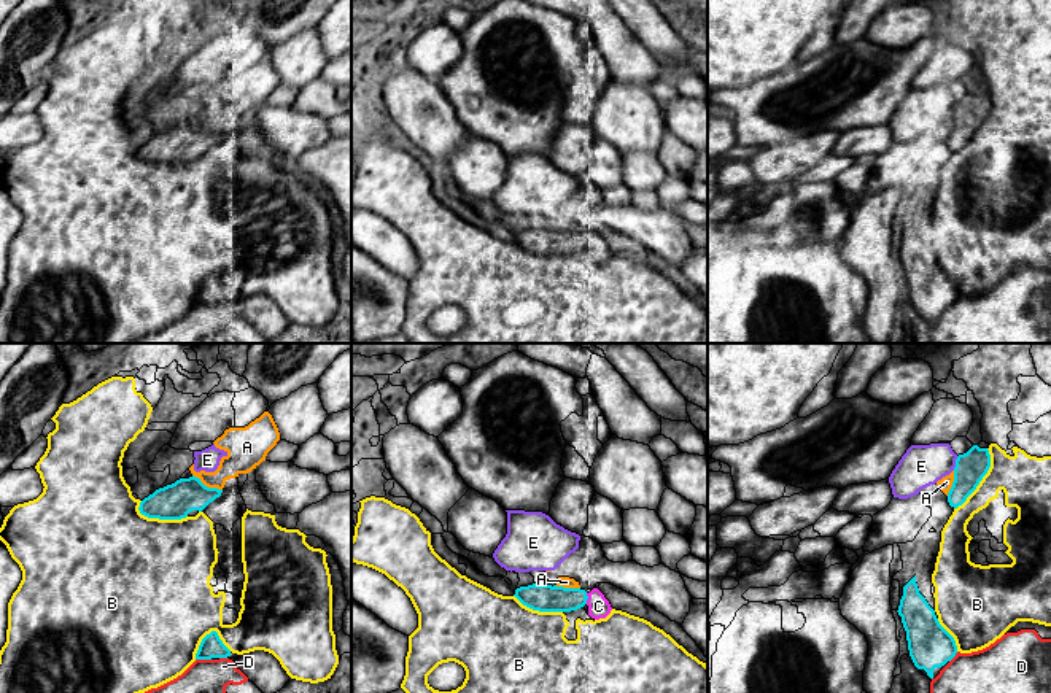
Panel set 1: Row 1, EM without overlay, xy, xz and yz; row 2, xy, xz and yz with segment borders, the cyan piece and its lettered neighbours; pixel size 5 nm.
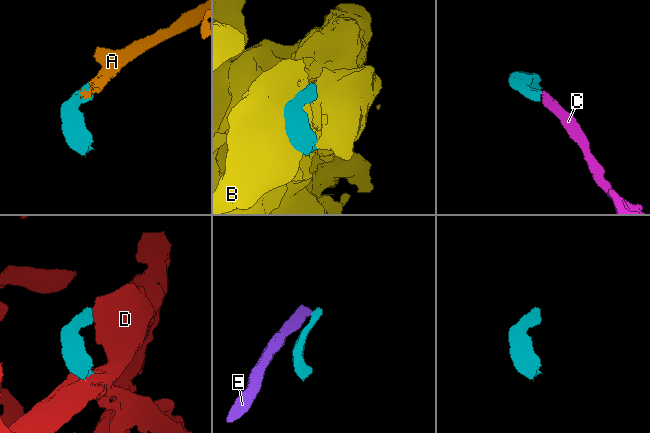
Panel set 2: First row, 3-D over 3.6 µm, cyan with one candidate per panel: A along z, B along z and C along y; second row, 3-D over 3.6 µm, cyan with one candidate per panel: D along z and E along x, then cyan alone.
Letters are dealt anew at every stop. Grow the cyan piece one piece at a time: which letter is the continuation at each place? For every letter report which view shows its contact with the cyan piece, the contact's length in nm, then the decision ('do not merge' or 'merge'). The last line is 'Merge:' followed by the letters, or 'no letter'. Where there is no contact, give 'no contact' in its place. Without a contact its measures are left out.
A: xy | 170 nm | do not merge
B: yz | 360 nm | do not merge
C: xz | 60 nm | merge
D: xy | 80 nm | do not merge
E: yz | 80 nm | do not merge
Merge: C

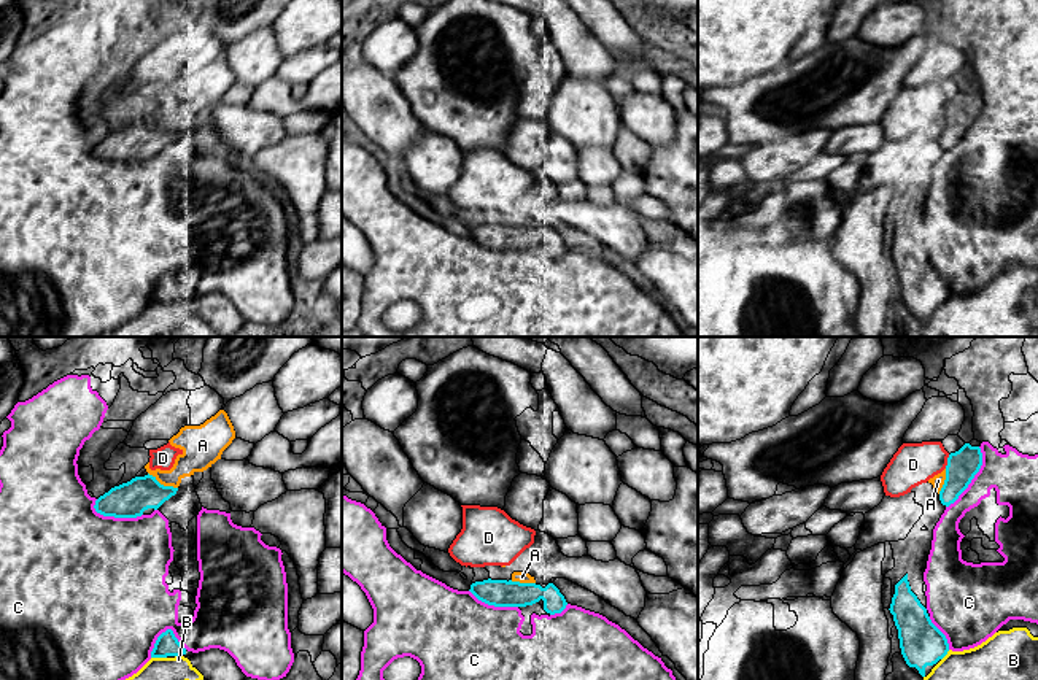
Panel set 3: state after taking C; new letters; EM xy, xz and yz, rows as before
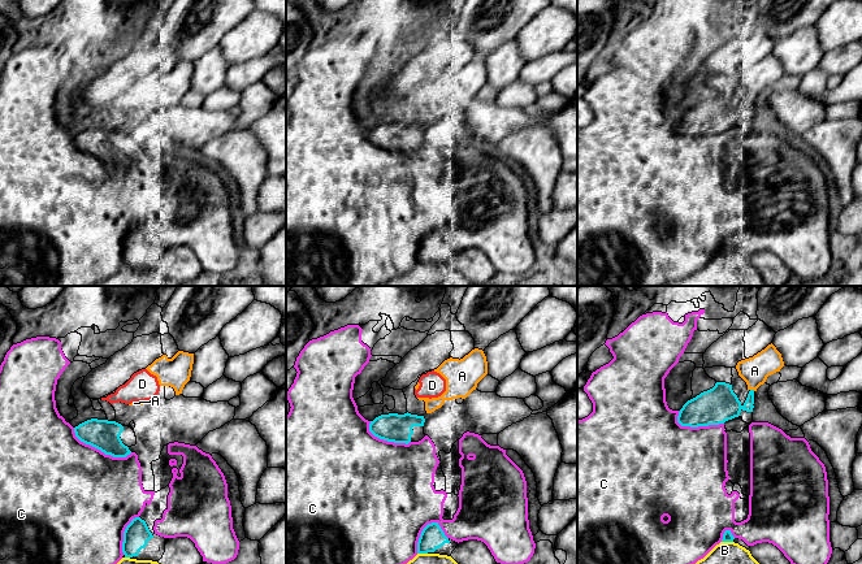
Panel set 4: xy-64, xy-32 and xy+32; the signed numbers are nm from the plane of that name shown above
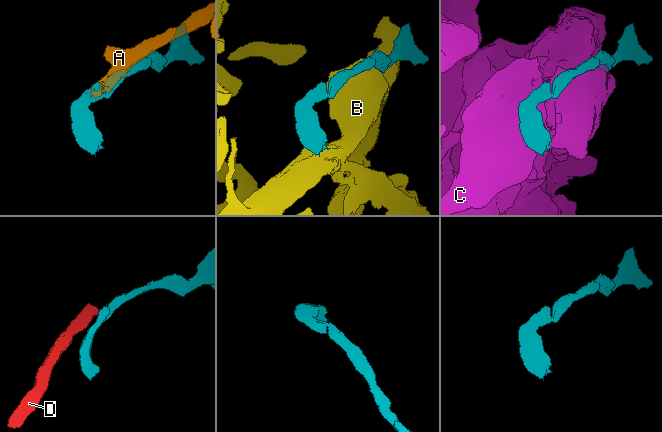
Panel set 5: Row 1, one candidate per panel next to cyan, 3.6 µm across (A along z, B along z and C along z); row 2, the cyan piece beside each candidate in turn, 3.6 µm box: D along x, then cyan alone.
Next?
A: xy | 170 nm | do not merge
B: xy | 80 nm | do not merge
C: yz | 360 nm | do not merge
D: yz | 80 nm | do not merge
Merge: no letter

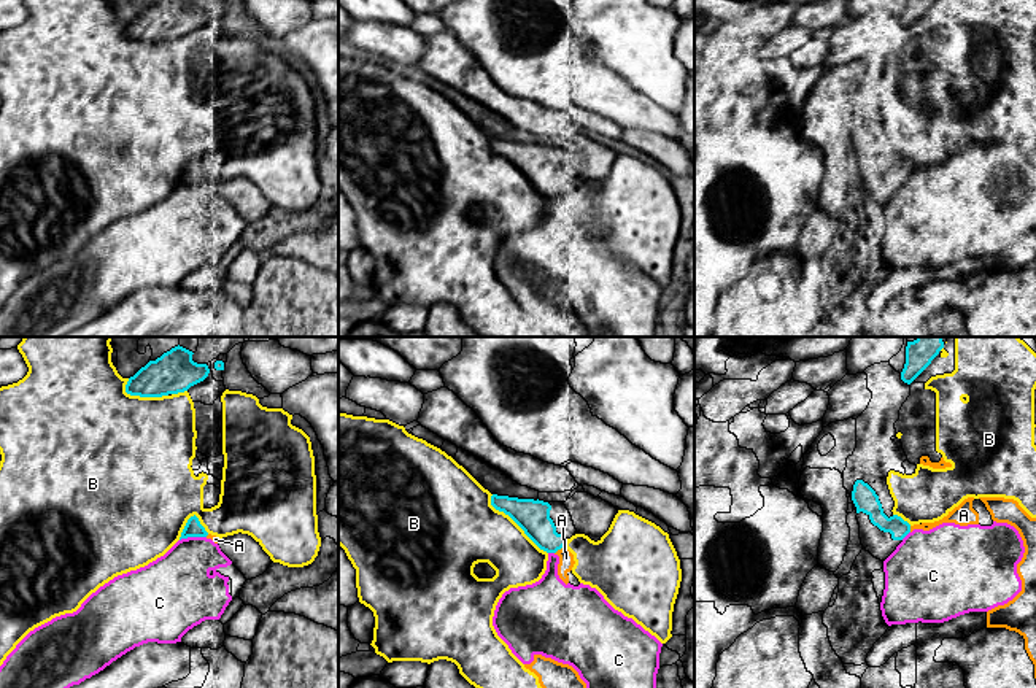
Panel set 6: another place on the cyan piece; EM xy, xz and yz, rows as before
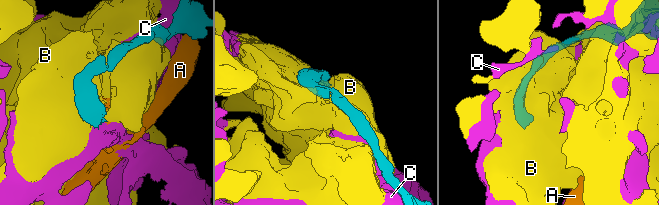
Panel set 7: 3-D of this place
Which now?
A: xz | 50 nm | do not merge
B: xz | 420 nm | do not merge
C: xy | 140 nm | do not merge
Merge: no letter

